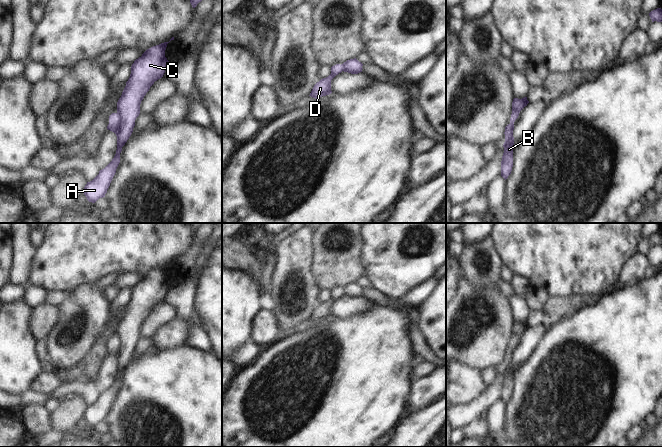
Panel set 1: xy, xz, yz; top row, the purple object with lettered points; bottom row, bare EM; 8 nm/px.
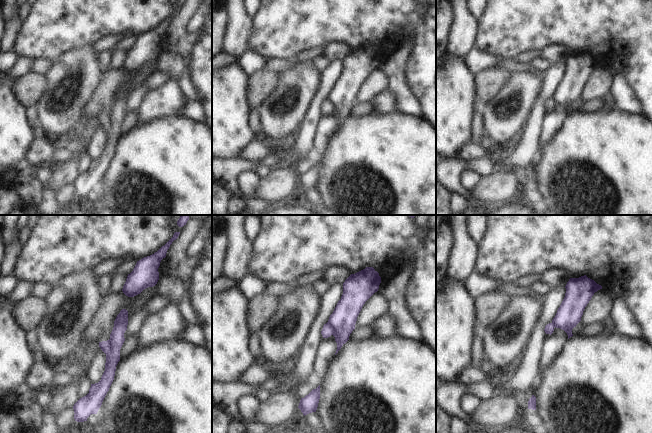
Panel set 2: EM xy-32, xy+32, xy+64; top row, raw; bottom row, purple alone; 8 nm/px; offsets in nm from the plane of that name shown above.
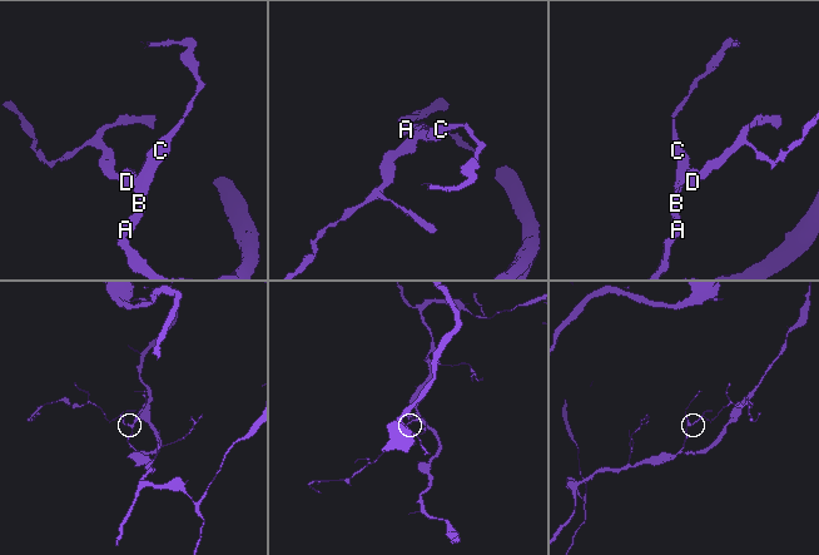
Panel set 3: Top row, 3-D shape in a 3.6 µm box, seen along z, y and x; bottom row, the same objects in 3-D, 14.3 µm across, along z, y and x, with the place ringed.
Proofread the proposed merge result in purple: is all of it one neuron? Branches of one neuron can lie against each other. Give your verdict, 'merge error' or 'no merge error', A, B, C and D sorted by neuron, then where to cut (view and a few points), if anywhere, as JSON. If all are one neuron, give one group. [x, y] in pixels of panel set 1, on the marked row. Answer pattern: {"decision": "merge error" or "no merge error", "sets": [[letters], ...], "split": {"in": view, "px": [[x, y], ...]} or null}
{"decision": "merge error", "sets": [["A", "B", "C"], ["D"]], "split": {"in": "xy", "px": [[117, 113], [117, 120], [114, 123], [109, 123]]}}

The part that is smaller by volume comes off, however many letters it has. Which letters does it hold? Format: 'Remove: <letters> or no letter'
Remove: D

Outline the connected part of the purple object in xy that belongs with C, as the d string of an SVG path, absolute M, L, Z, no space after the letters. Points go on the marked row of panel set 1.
M169 42L147 49L131 66L131 74L117 102L117 122L109 123L107 129L117 136L117 150L112 161L90 182L83 193L89 202L95 203L105 197L120 163L120 153L133 132L135 120L140 114L140 104L155 81L162 78L169 61L165 50Z

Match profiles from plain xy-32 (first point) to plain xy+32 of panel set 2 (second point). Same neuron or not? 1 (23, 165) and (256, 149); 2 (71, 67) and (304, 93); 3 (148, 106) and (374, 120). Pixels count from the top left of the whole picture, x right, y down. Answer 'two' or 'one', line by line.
1: two
2: one
3: two

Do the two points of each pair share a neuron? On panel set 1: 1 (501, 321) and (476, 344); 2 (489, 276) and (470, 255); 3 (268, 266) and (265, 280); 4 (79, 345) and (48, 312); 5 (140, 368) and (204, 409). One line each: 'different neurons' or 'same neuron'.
1: same neuron
2: same neuron
3: same neuron
4: different neurons
5: same neuron

